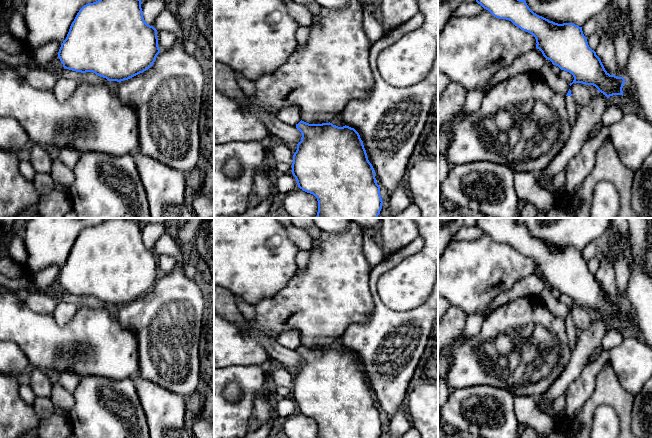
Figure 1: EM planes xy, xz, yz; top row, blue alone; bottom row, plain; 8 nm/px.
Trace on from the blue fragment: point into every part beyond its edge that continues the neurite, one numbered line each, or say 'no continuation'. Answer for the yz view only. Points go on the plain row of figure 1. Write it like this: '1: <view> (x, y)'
1: yz (572, 333)

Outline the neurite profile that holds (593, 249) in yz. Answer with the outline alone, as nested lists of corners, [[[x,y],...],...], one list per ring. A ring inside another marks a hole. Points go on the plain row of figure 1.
[[[590,242],[585,246],[585,248],[582,250],[582,255],[585,261],[588,261],[589,259],[599,256],[601,252],[601,246],[599,242]]]

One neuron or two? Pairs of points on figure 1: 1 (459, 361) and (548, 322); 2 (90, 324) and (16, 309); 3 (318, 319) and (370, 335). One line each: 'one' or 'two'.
1: one
2: one
3: two

